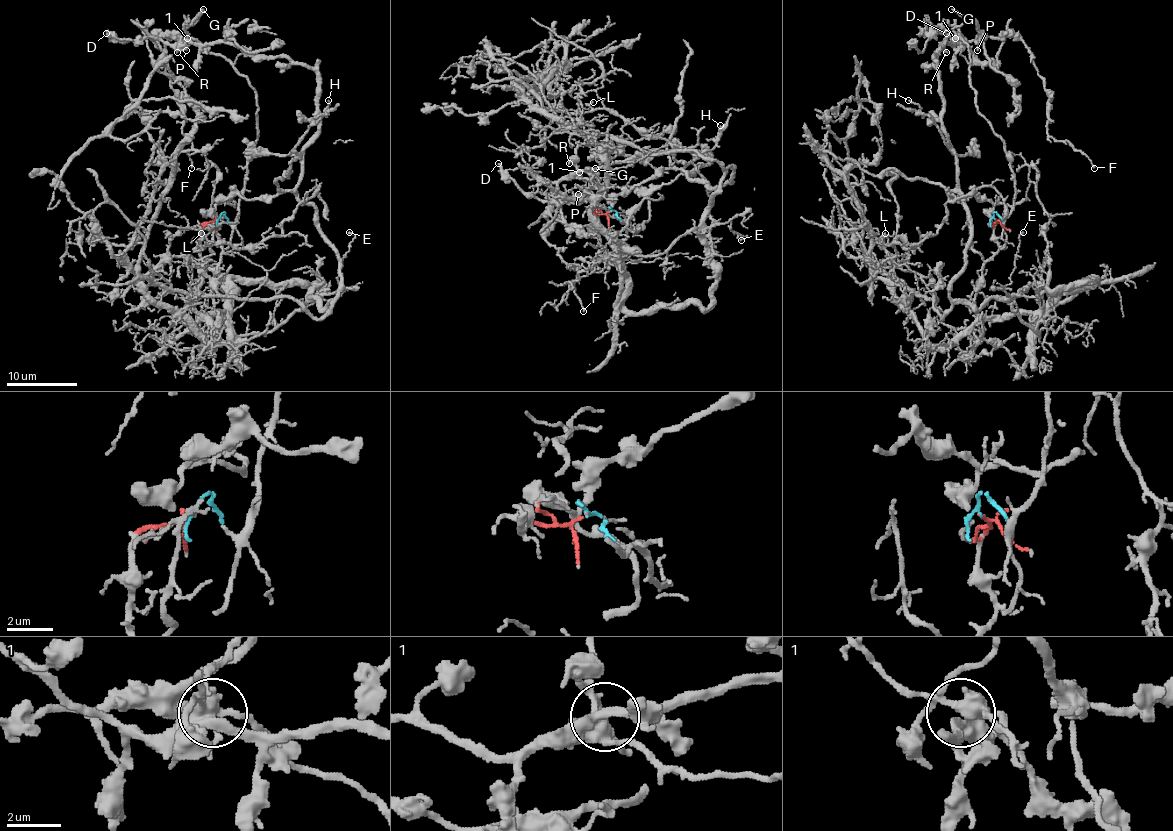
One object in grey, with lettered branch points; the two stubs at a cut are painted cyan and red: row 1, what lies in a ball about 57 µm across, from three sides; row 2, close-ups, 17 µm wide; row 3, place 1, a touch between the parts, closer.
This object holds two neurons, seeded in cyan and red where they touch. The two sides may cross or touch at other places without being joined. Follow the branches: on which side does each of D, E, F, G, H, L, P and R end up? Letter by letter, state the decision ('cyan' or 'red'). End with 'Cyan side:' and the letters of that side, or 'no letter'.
D: cyan
E: red
F: cyan
G: cyan
H: red
L: red
P: cyan
R: cyan
Cyan side: D, F, G, P, R

